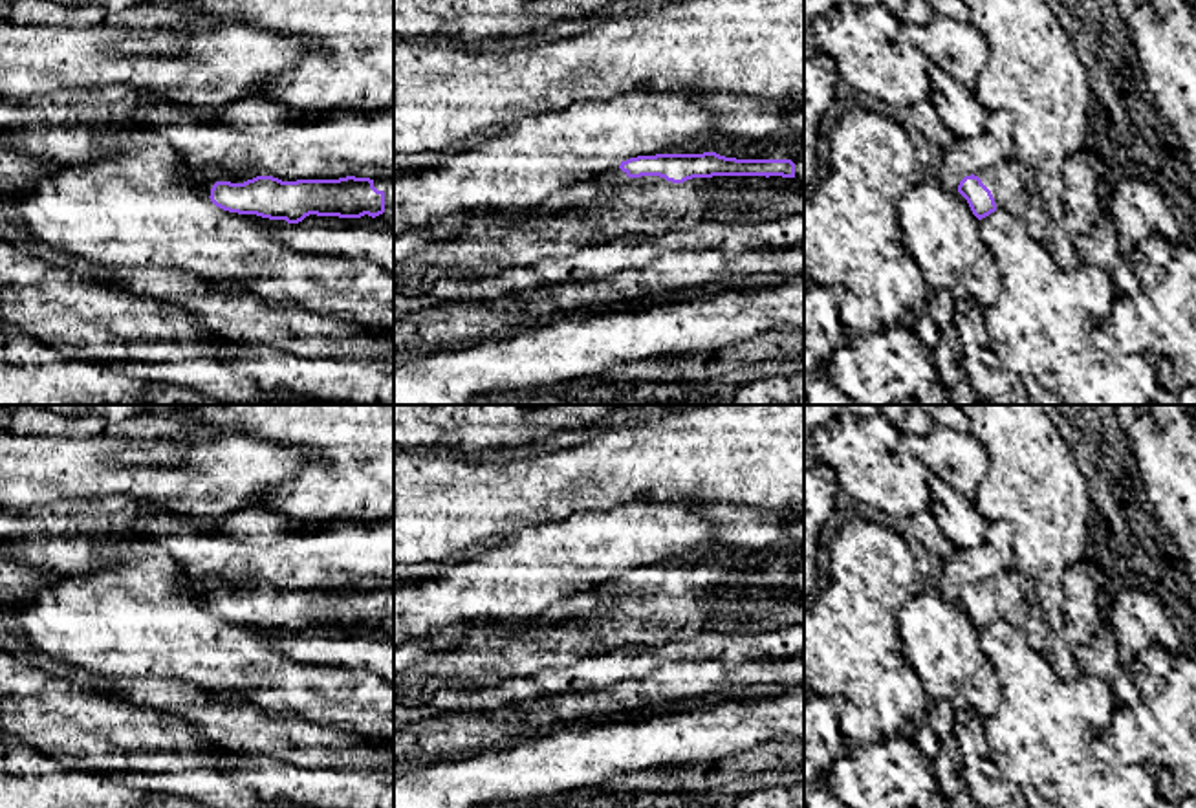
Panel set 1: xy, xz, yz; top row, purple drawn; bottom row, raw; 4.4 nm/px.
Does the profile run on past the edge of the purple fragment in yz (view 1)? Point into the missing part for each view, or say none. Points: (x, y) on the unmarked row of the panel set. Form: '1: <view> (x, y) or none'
1: none

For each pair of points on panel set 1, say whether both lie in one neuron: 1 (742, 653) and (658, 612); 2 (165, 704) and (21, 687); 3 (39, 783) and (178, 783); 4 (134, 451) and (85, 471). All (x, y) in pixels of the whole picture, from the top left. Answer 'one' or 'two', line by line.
1: two
2: two
3: two
4: two

